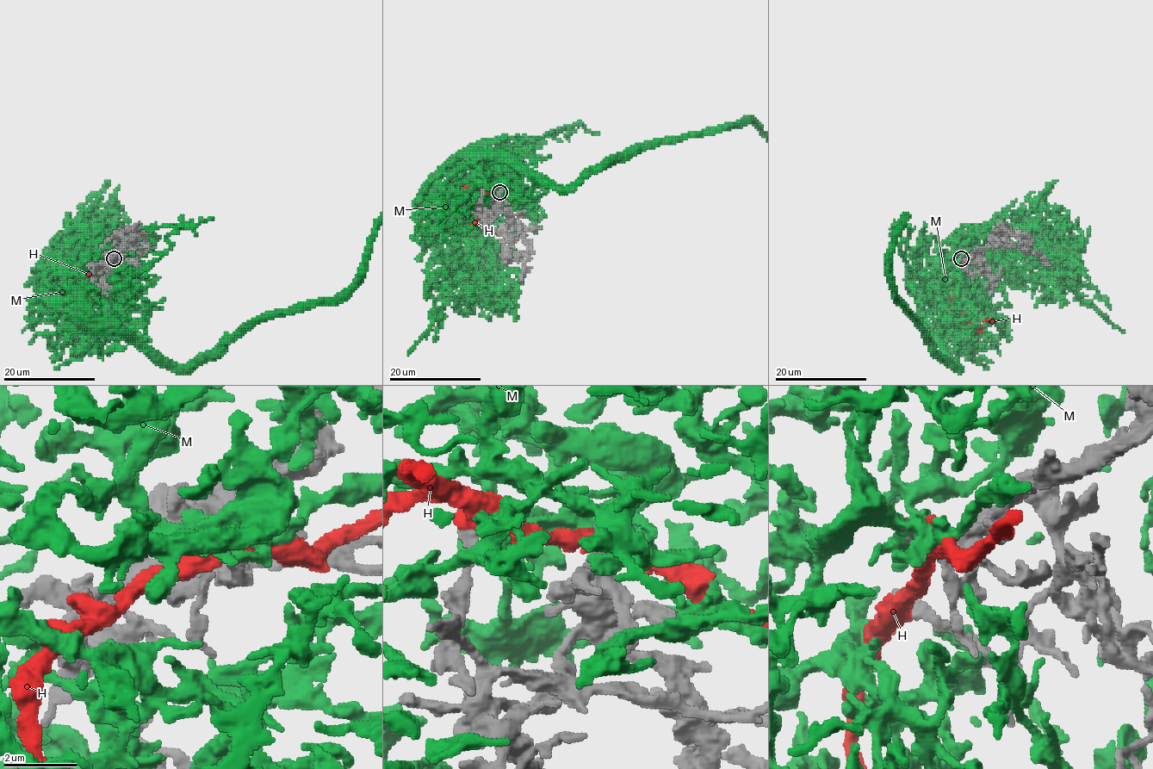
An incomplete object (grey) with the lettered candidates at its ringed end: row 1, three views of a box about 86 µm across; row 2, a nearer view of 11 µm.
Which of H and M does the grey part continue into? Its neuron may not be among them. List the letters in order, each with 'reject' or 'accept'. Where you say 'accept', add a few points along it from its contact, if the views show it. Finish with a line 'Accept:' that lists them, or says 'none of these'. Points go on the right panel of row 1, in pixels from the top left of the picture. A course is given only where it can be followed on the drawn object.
H: reject
M: accept
Accept: M

